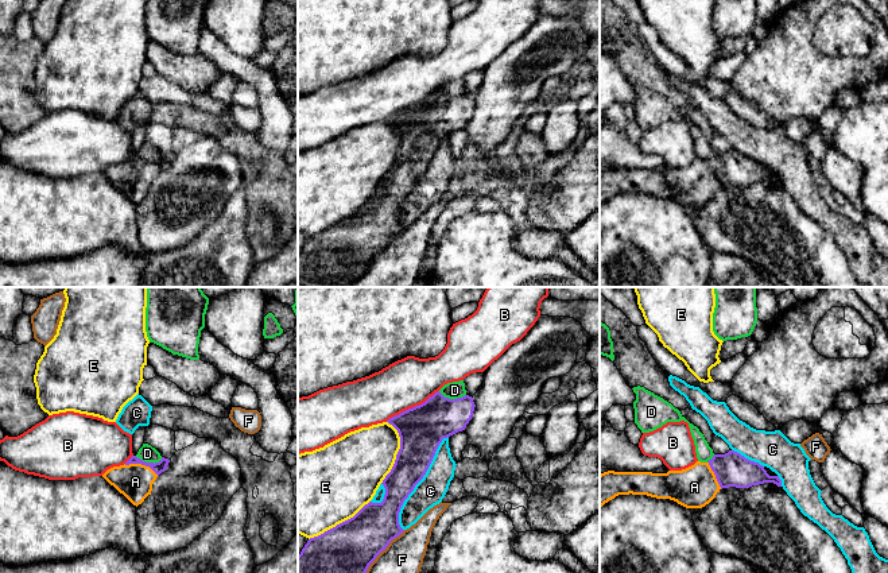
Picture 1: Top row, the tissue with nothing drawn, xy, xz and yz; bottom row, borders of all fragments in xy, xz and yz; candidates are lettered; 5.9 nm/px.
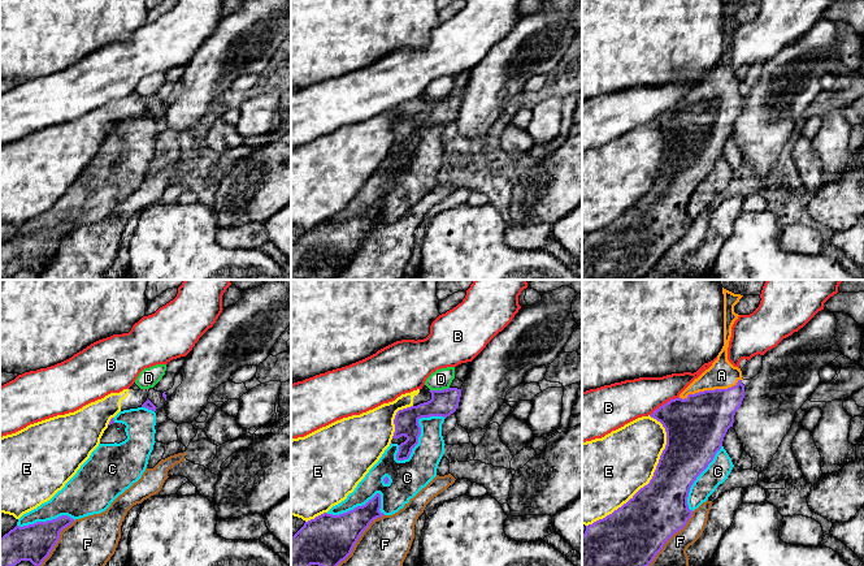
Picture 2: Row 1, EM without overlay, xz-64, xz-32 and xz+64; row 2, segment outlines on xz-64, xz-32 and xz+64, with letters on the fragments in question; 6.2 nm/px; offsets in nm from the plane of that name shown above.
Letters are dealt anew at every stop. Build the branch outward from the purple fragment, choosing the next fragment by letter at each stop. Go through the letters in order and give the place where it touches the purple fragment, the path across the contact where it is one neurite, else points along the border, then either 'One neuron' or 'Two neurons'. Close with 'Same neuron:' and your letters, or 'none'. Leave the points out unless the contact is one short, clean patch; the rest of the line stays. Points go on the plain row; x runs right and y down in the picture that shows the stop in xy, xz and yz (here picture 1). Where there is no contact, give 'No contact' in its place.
A: Touches purple at xy (142, 162). Path across: xy (158, 166), (142, 162), (136, 167), (135, 179). One neuron
B: Touches purple at xz (413, 105). Boundary: xz (438, 88), (423, 100), (386, 119). Two neurons
C: Touches purple at xz (418, 179). Two neurons
D: Touches purple at xy (148, 161). Boundary: xy (135, 154), (154, 161), (162, 157). Two neurons
E: Touches purple at xz (398, 150). Two neurons
F: Touches purple at xz (375, 256). Two neurons
Same neuron: A

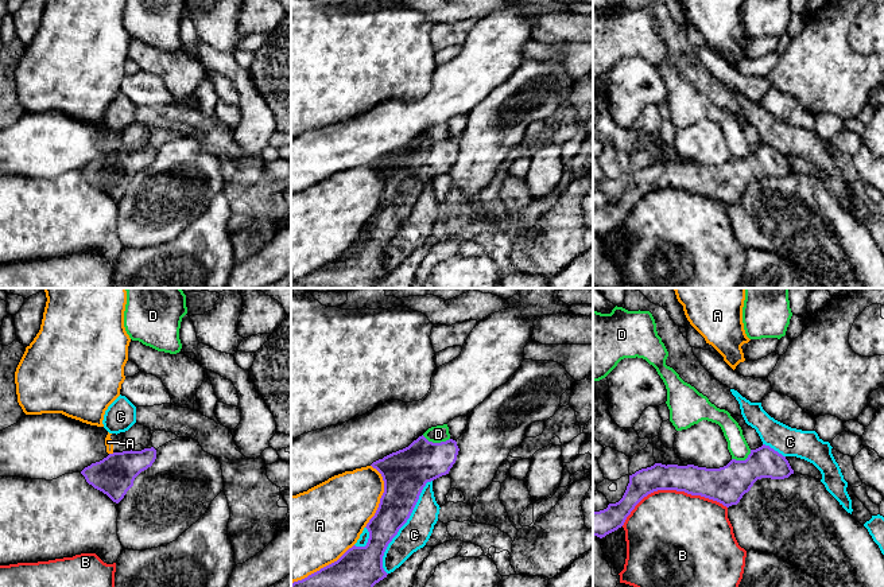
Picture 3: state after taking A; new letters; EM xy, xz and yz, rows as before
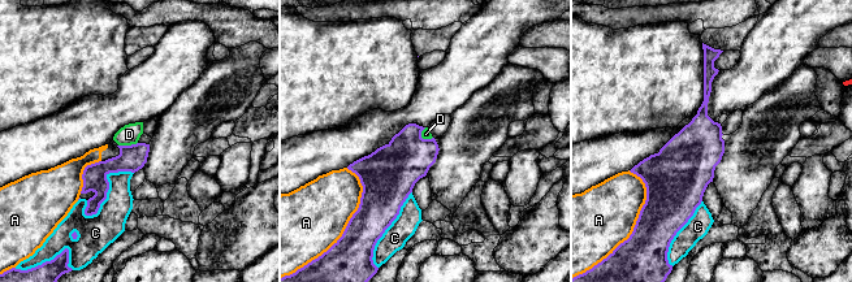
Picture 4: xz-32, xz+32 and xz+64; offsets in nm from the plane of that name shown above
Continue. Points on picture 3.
A: Touches purple at xz (382, 194). Two neurons
B: Touches purple at yz (671, 187). Two neurons
C: Touches purple at xz (402, 224). Two neurons
D: Touches purple at xz (435, 142). Boundary: xz (422, 133), (433, 140), (449, 137). Two neurons
Same neuron: none

